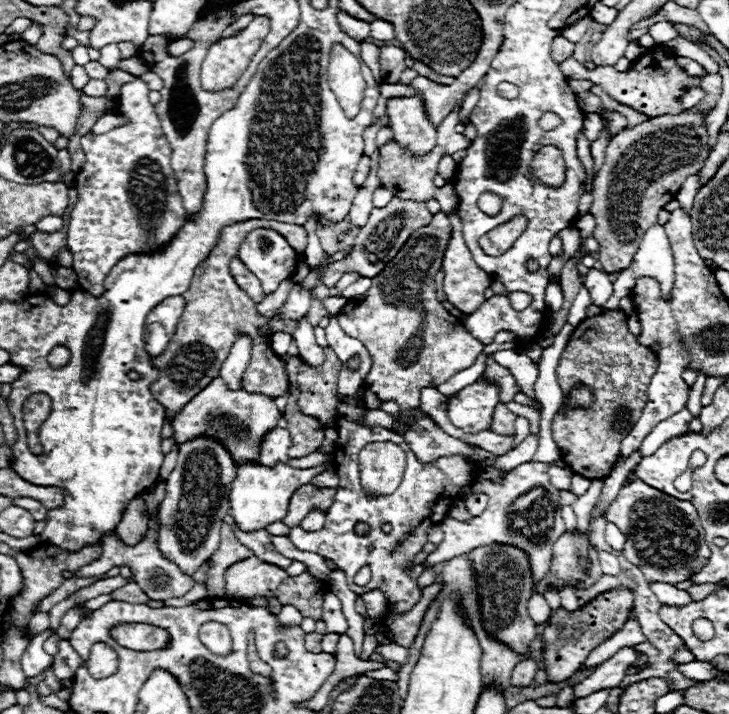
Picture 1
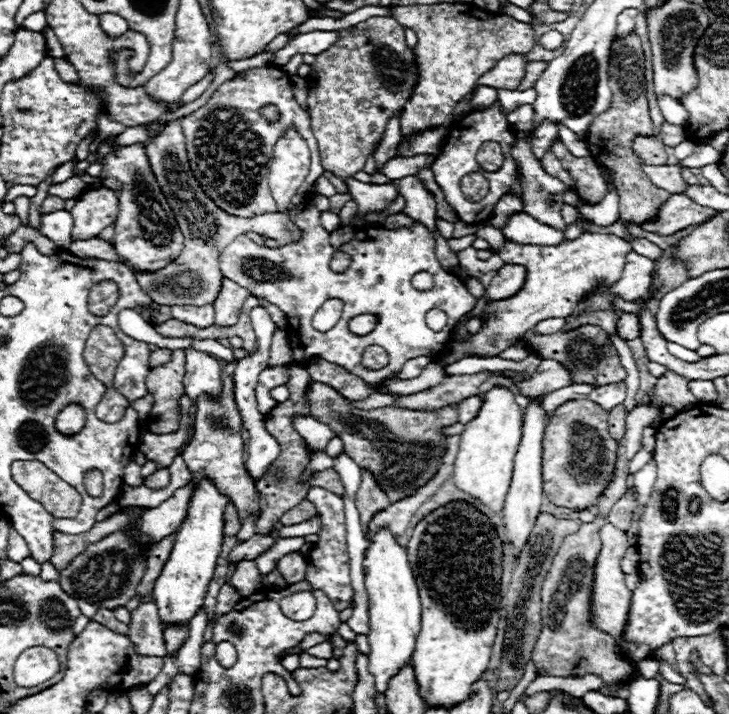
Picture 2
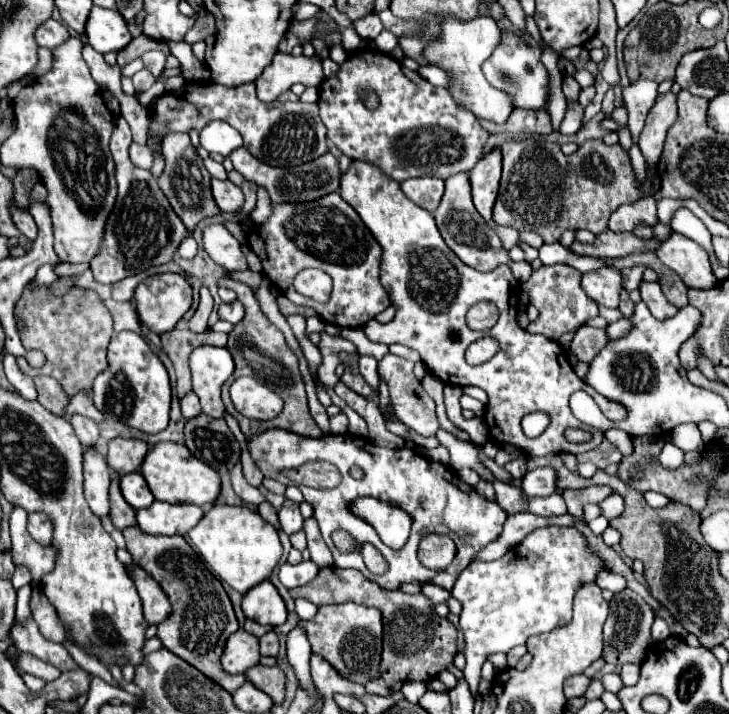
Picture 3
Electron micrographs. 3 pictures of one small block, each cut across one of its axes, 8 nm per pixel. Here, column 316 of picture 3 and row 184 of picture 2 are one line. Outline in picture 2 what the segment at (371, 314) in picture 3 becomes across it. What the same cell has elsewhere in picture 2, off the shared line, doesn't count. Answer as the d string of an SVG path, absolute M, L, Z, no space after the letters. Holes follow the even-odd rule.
M272 64L264 68L246 70L246 78L224 82L202 108L182 118L182 130L186 138L186 150L188 150L192 174L200 182L208 198L214 200L218 208L240 218L252 218L258 214L278 212L272 192L268 188L268 174L270 174L270 162L272 162L272 148L276 146L278 138L284 134L286 128L296 128L300 132L300 136L308 144L310 158L312 158L310 172L304 184L300 186L298 194L292 198L292 206L298 206L308 202L310 186L324 174L324 168L320 164L316 138L310 130L310 118L296 104L292 96L290 76L282 72L282 68L276 68ZM264 104L278 106L282 116L278 124L270 126L266 124L266 120L260 118L258 110Z

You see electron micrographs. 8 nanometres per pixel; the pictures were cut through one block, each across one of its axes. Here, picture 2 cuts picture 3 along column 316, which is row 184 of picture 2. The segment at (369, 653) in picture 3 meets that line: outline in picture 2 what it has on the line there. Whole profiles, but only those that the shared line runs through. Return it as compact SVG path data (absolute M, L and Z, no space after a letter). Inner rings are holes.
M630 32L626 38L618 38L612 42L610 52L610 64L608 64L608 76L610 76L610 90L612 90L612 102L606 112L596 116L592 124L588 126L586 146L592 152L592 158L602 164L612 180L614 188L620 198L620 218L630 224L644 224L652 220L660 206L670 198L670 194L650 182L650 178L642 170L640 156L632 150L632 142L638 136L654 136L654 126L650 120L648 110L648 98L646 98L646 78L644 78L644 54L640 46L640 38L636 32Z

